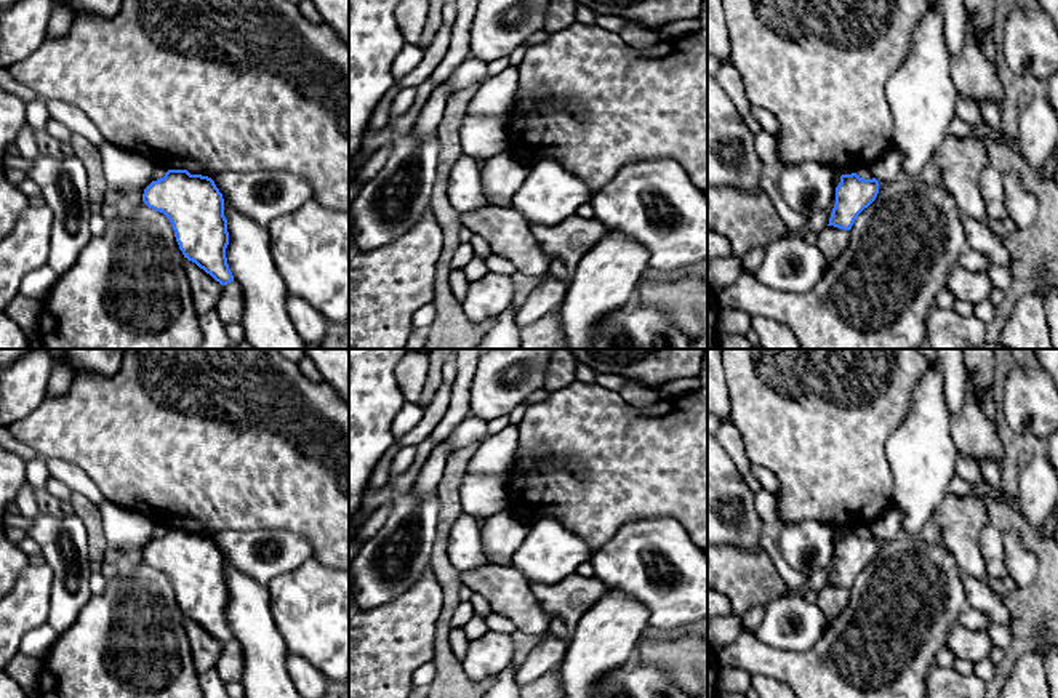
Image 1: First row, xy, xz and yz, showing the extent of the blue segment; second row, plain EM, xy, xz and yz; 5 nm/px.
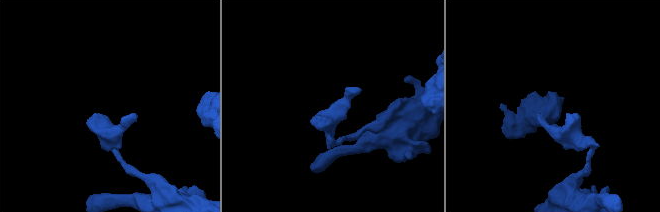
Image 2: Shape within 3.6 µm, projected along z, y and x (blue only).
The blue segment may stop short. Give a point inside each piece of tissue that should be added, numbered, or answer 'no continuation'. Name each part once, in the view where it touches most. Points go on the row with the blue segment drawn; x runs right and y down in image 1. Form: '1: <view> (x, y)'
no continuation

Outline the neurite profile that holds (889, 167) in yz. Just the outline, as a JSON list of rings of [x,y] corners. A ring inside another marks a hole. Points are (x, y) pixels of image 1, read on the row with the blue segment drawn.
[[[892,146],[885,154],[874,162],[871,166],[871,174],[879,181],[895,181],[903,176],[903,154],[900,149]]]

